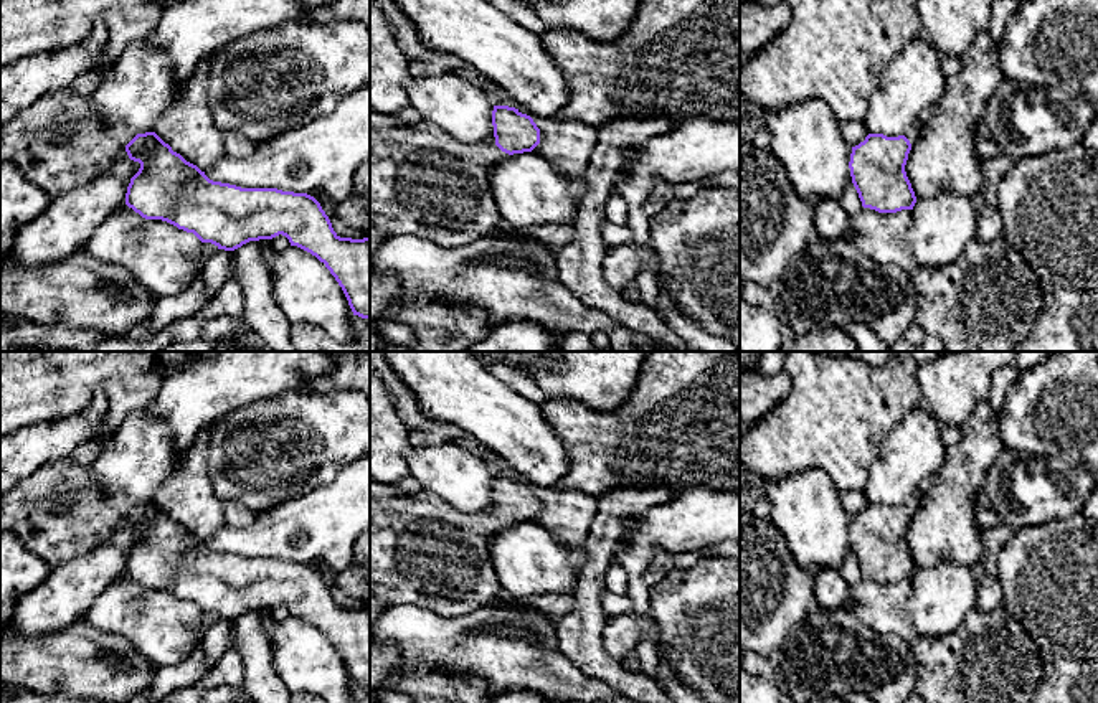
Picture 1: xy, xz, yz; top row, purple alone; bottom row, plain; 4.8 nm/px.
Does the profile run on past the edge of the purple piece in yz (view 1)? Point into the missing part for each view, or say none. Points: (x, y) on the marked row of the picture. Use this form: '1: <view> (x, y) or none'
1: yz (913, 132)

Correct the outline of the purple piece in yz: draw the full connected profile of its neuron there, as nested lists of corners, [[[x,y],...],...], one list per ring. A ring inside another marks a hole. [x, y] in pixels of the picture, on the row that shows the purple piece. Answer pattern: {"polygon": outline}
{"polygon": [[[918,120],[903,135],[868,134],[852,147],[849,168],[864,208],[878,213],[913,210],[916,196],[905,165],[921,130],[923,120]]]}

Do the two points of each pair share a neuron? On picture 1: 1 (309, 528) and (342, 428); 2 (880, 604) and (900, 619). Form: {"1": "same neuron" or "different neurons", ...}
{"1": "different neurons", "2": "same neuron"}

